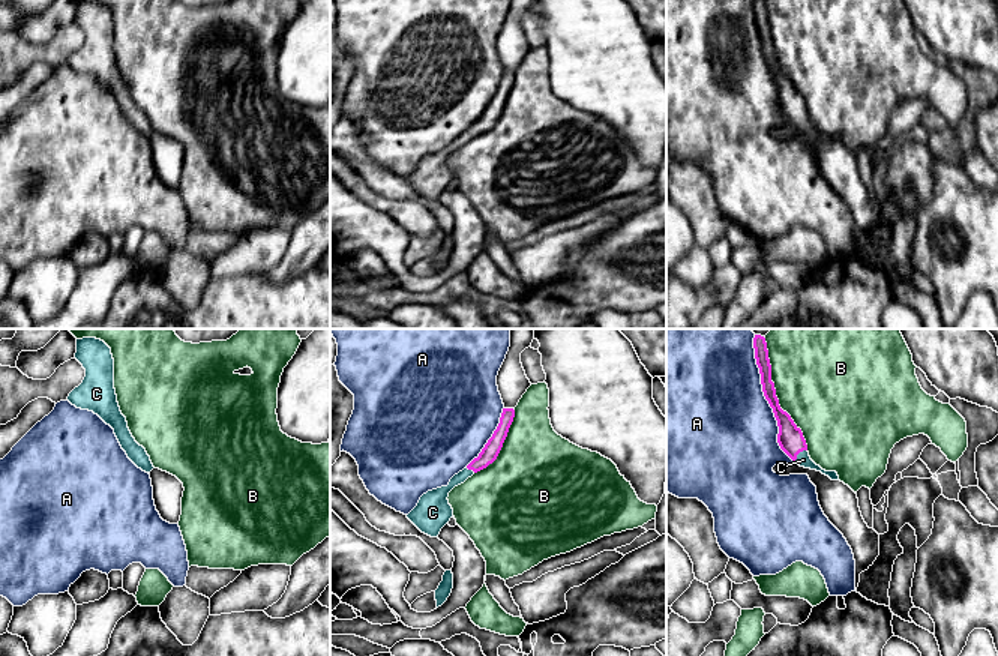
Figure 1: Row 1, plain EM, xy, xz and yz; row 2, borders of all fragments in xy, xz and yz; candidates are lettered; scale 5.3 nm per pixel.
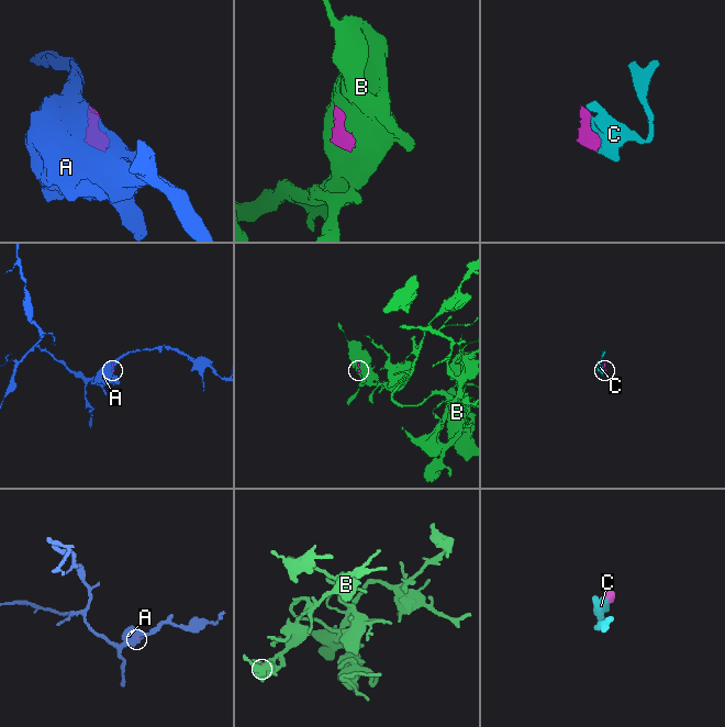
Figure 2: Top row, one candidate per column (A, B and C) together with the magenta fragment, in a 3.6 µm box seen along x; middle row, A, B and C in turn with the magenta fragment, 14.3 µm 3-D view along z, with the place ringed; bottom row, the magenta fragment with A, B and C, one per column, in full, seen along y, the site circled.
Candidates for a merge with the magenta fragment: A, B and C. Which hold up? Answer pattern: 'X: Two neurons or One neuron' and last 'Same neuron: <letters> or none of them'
A: Two neurons
B: Two neurons
C: One neuron
Same neuron: C

